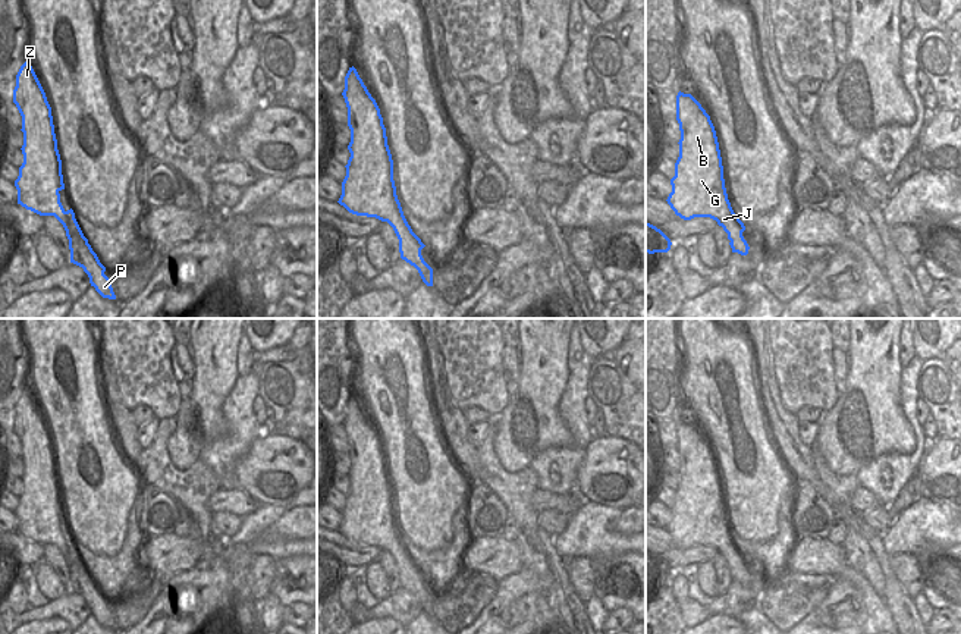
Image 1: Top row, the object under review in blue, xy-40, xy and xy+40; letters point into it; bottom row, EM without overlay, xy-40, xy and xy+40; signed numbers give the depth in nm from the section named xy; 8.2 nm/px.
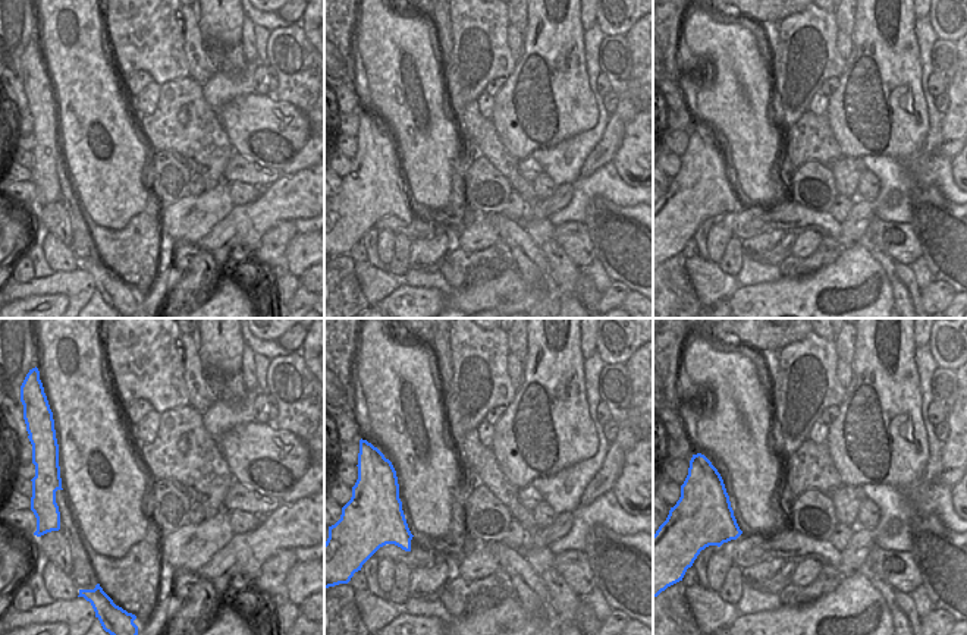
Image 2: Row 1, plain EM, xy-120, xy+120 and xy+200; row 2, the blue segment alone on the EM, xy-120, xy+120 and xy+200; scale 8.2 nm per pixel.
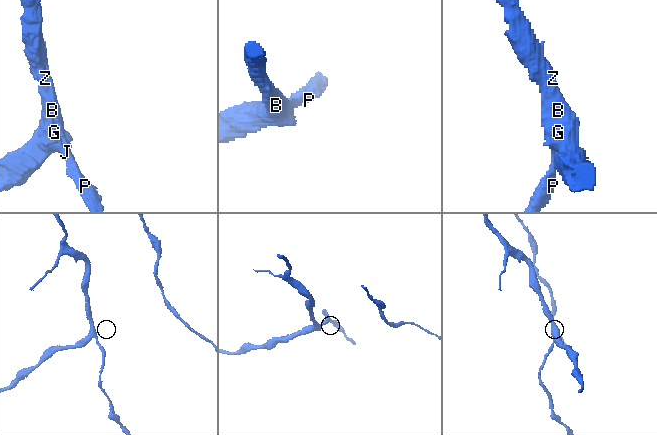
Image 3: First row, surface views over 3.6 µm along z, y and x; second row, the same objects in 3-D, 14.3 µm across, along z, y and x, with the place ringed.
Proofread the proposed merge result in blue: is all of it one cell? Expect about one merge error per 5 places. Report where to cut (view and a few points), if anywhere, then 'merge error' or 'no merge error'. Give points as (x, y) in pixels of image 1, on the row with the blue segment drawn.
cut none; no merge error

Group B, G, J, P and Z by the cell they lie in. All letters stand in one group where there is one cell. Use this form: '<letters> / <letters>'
B G J P Z

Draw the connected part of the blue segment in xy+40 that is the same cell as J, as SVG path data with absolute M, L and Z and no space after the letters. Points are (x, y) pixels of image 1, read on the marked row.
M679 91L676 120L681 131L679 157L670 179L668 204L684 220L716 220L728 233L732 252L747 255L750 247L742 236L745 226L728 200L719 142L710 116L691 94Z

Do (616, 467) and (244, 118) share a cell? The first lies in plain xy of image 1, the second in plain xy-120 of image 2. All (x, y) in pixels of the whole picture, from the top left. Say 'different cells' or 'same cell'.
same cell

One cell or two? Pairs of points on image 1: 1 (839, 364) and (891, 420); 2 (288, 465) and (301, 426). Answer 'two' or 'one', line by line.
1: two
2: two

